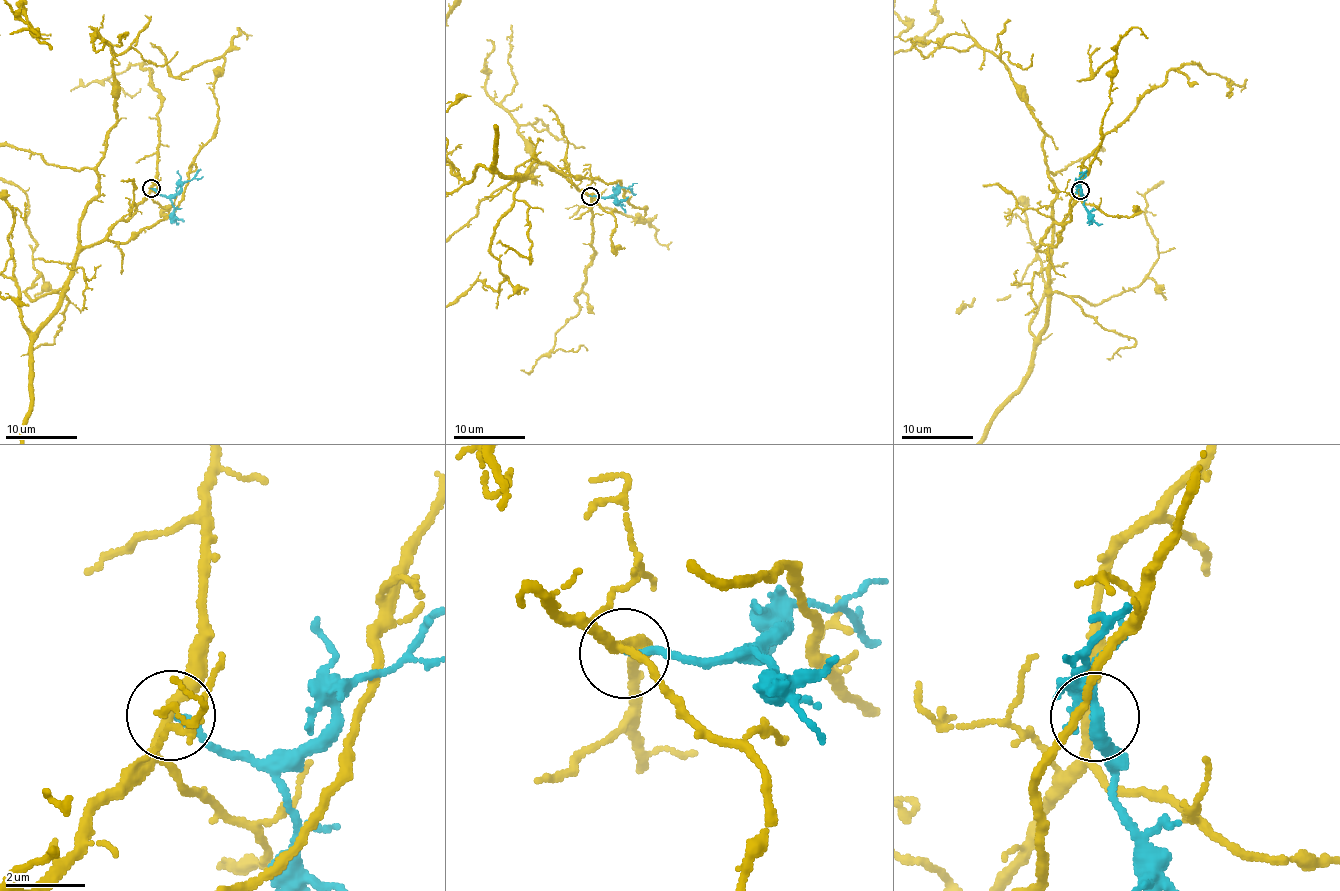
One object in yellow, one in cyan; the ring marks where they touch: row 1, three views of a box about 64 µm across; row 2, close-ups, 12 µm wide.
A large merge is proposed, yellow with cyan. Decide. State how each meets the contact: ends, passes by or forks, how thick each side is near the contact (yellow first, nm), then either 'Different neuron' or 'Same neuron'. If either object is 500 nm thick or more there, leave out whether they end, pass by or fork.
At the ring yellow passes by. At the ring cyan ends. Thickness 260 nm (yellow) against 190 nm. Different neuron

